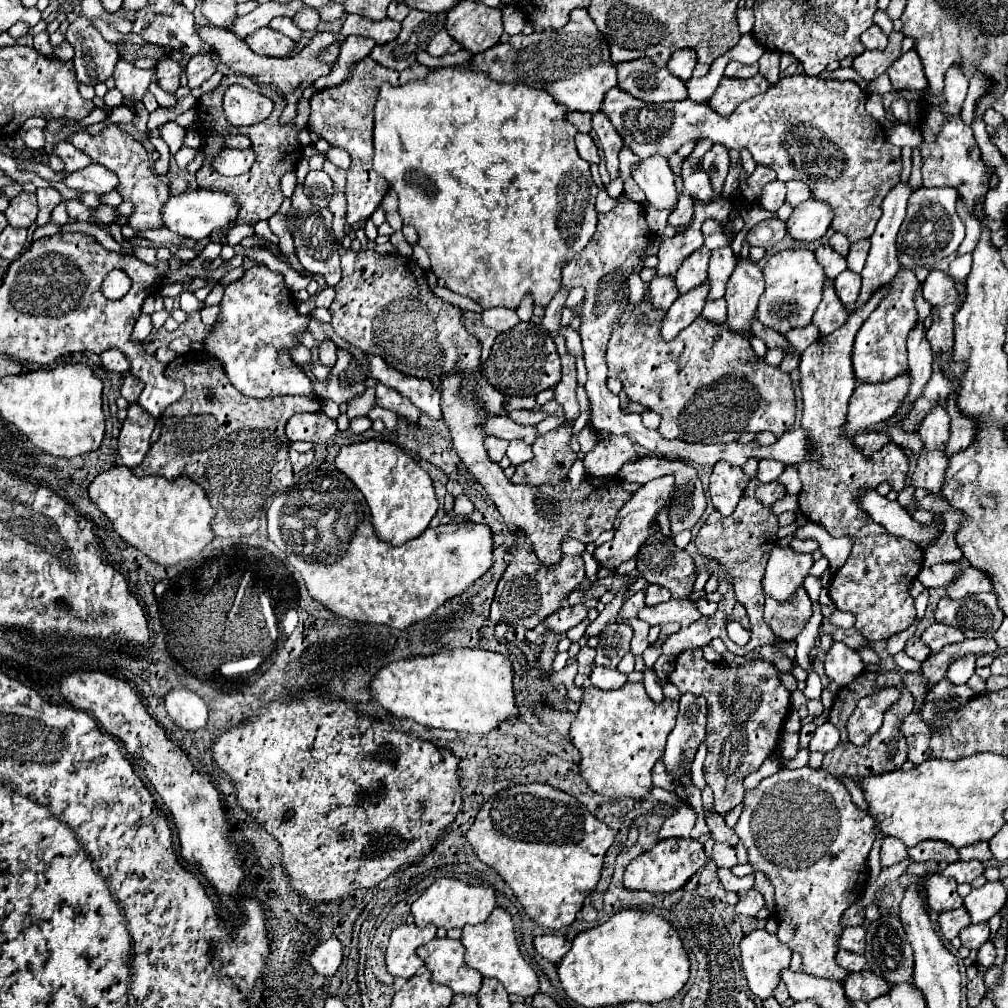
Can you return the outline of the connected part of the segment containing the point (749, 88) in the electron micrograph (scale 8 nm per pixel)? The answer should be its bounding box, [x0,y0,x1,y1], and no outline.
[710,73,770,117]

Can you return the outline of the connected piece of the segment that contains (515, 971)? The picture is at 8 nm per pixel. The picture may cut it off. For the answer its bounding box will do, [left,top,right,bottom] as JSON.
[460,907,538,997]

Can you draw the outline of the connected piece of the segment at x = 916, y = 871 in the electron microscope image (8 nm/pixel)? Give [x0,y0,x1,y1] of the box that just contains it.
[906,861,940,877]

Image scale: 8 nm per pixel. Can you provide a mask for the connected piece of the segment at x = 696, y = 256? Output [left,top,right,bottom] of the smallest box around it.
[674,247,712,293]

